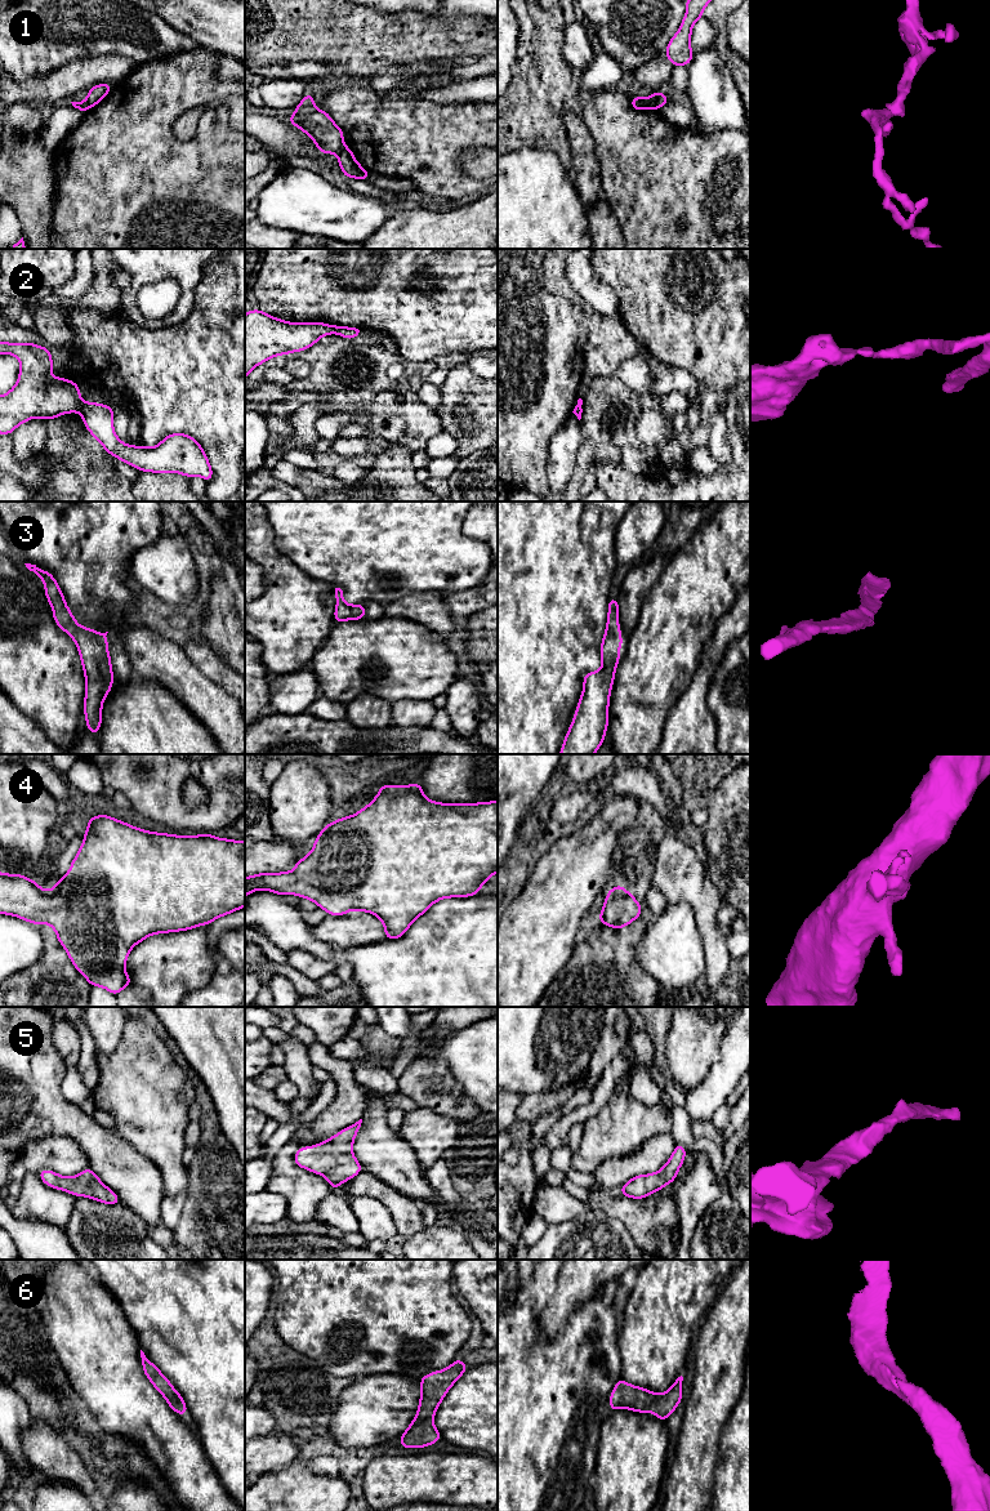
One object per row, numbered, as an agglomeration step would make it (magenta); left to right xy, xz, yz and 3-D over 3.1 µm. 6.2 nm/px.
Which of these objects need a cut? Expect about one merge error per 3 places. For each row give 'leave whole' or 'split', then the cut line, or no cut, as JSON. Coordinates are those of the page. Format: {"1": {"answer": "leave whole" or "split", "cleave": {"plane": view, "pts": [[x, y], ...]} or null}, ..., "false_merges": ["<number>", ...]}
{"1": {"answer": "split", "cleave": {"plane": "yz", "pts": [[649, 98], [658, 107]]}}, "2": {"answer": "split", "cleave": {"plane": "xy", "pts": [[84, 402], [79, 410]]}}, "3": {"answer": "leave whole", "cleave": null}, "4": {"answer": "leave whole", "cleave": null}, "5": {"answer": "leave whole", "cleave": null}, "6": {"answer": "leave whole", "cleave": null}, "false_merges": ["1", "2"]}

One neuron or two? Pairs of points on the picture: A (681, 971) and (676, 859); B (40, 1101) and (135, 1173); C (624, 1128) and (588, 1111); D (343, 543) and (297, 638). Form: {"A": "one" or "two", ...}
{"A": "two", "B": "one", "C": "two", "D": "two"}

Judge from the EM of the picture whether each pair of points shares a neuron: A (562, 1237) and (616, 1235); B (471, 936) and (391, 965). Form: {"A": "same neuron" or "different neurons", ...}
{"A": "same neuron", "B": "same neuron"}

